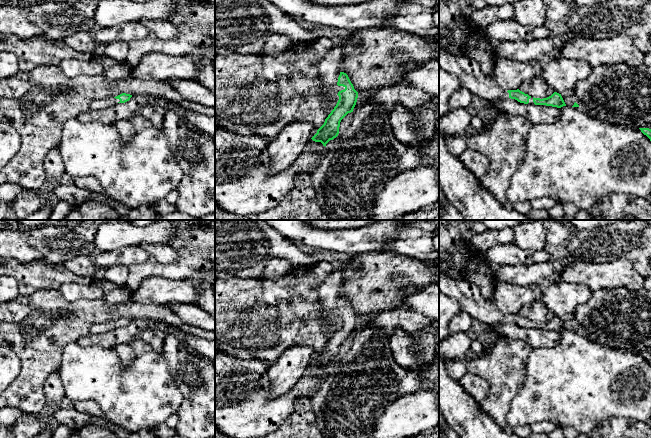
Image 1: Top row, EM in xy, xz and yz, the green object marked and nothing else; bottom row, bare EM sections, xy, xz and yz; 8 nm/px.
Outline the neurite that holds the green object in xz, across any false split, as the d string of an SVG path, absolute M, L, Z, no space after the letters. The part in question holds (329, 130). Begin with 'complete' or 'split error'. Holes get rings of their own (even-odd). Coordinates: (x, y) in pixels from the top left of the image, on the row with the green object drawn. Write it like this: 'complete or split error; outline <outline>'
split error; outline M345 41L333 45L319 66L319 78L322 82L320 92L324 96L323 106L329 106L331 100L338 100L324 124L311 138L315 142L321 142L325 147L330 140L338 136L341 120L348 113L353 112L358 98L358 92L354 89L348 75L340 71Z

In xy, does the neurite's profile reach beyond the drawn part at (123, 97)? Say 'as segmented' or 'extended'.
extended

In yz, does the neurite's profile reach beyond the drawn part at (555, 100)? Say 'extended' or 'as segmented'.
extended

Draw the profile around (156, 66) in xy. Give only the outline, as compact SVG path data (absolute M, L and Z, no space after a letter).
M152 52L145 55L140 63L132 67L132 78L144 80L167 81L172 79L196 80L199 71L198 63L187 56L170 56L158 52Z

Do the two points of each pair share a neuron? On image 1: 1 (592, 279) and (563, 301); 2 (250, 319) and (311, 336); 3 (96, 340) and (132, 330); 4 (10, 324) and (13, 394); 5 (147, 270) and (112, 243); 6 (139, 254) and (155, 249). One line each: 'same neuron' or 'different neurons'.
1: different neurons
2: same neuron
3: same neuron
4: same neuron
5: different neurons
6: different neurons

